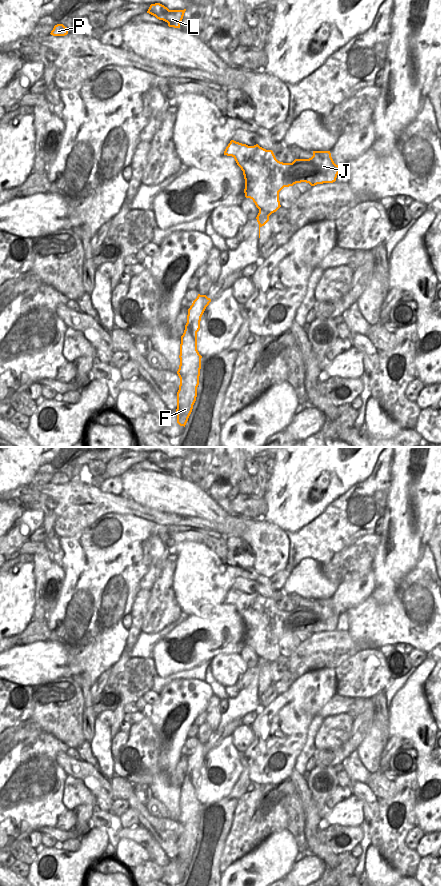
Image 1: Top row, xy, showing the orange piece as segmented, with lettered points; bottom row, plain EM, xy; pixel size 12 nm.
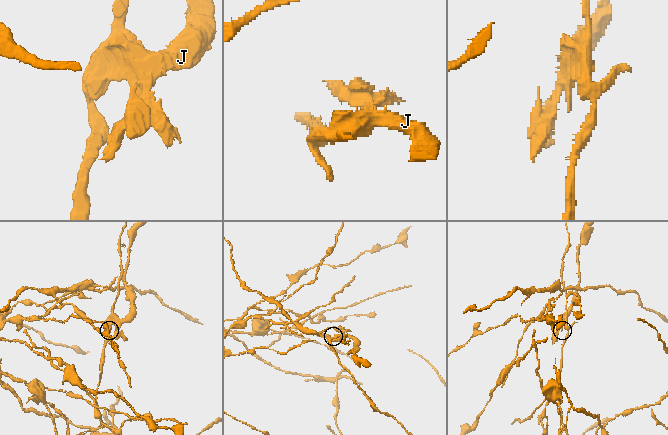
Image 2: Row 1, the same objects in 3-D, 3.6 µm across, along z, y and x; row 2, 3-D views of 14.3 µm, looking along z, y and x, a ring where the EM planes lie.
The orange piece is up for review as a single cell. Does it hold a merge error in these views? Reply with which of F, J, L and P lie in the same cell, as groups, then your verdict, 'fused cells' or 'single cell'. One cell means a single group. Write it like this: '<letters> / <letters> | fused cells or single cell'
F L P / J | fused cells

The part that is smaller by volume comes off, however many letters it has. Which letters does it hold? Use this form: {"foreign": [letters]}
{"foreign": ["J"]}

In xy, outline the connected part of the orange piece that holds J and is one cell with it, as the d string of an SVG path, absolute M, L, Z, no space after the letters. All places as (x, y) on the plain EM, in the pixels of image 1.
M231 588L230 591L228 592L228 594L226 595L224 602L226 602L227 604L232 604L235 607L237 613L238 614L241 613L243 615L243 623L244 623L244 627L245 627L245 637L244 637L245 645L252 647L253 650L255 651L256 655L259 657L259 661L256 665L257 670L259 672L259 686L260 686L260 676L262 674L264 674L269 669L269 664L272 661L276 660L281 655L280 649L279 649L279 640L284 635L293 634L294 632L301 631L301 630L309 631L311 634L315 634L317 632L323 632L323 631L333 631L336 629L337 623L339 621L339 614L334 611L334 609L331 605L330 599L313 599L313 604L309 607L295 607L292 611L283 611L276 607L272 598L266 598L266 597L260 595L258 592L256 592L254 594L248 594L246 592L242 592L242 591L234 589L234 588Z

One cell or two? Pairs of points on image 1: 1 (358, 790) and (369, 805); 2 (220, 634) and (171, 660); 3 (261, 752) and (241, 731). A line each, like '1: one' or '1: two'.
1: one
2: one
3: two

